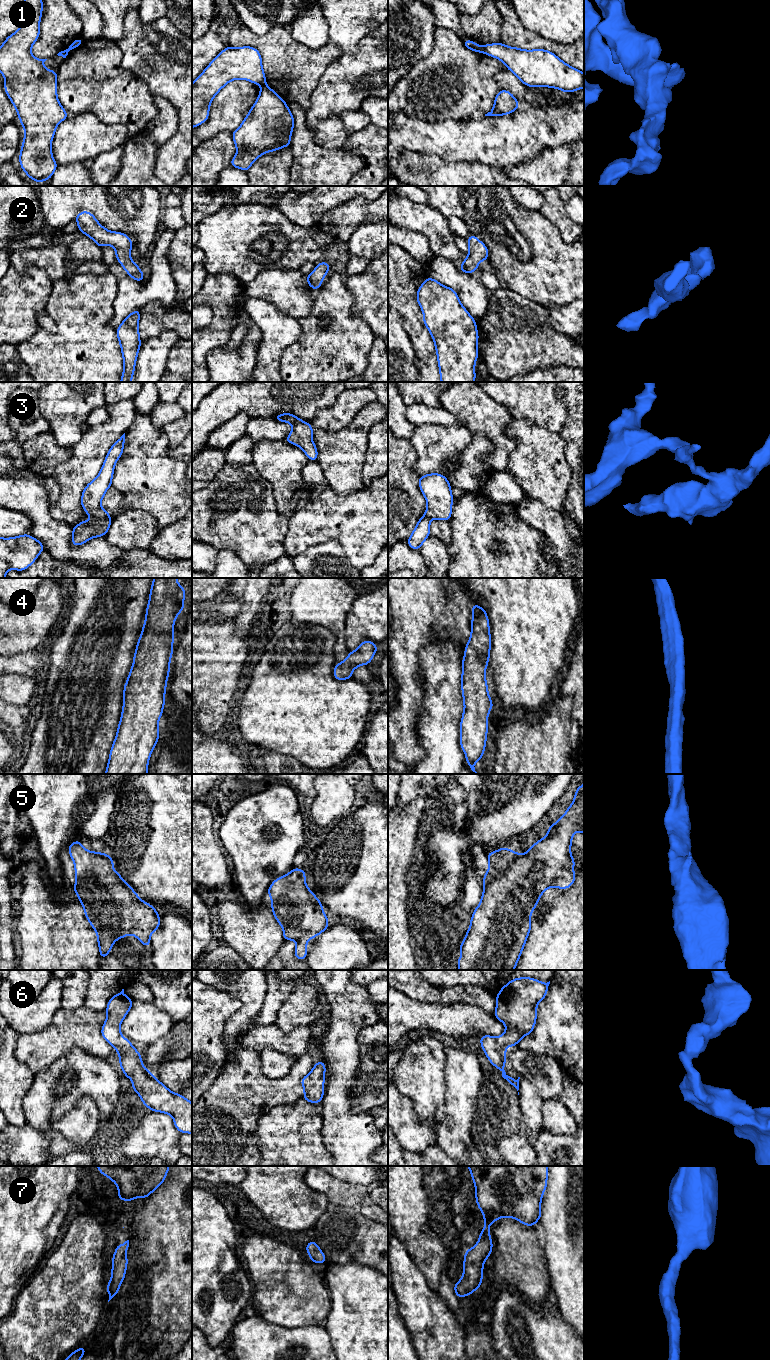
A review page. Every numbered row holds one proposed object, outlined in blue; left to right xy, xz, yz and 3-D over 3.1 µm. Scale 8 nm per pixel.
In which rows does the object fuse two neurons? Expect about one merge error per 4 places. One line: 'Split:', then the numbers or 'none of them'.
Split: 1, 3

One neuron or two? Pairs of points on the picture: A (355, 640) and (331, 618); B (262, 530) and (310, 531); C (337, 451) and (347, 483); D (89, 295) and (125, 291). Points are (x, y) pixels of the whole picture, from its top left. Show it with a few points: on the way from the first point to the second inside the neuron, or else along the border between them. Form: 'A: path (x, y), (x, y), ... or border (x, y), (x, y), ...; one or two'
A: border (350, 608), (345, 620), (345, 645), (349, 650); two
B: border (288, 520), (288, 531), (283, 540), (284, 554); two
C: path (342, 459), (344, 475); one
D: border (118, 281), (118, 291), (113, 303), (113, 315); two

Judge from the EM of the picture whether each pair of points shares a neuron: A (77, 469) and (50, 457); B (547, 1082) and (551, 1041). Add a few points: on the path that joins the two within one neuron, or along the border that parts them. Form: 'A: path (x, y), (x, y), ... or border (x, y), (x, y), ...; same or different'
A: border (70, 447), (70, 456), (56, 467), (52, 475); different
B: border (527, 1049), (550, 1055), (565, 1073); different

